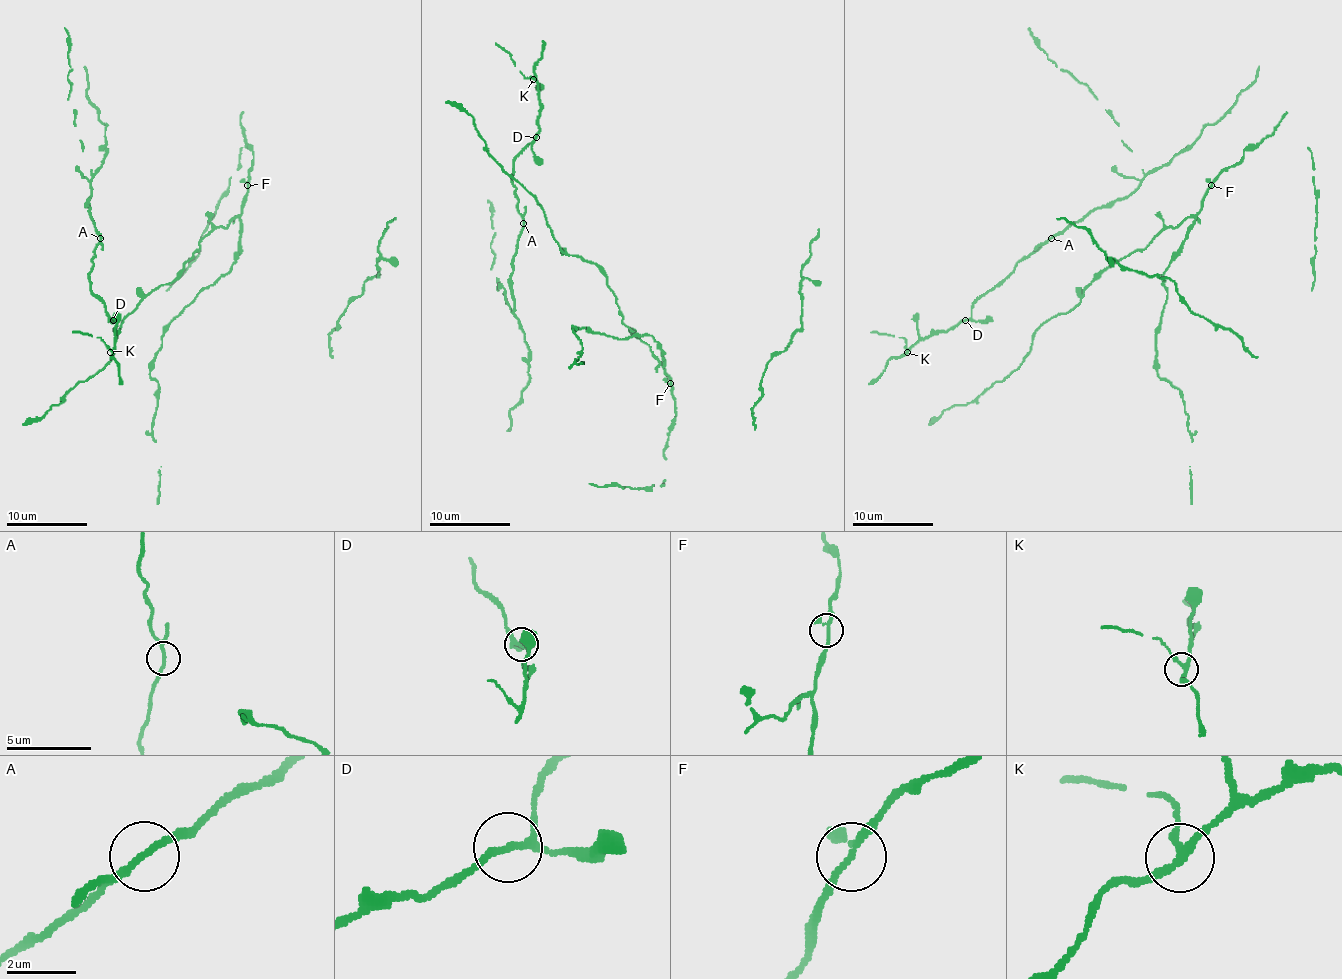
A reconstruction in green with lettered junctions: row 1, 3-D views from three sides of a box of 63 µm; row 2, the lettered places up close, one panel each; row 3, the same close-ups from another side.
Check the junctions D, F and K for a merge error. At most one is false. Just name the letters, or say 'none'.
none

